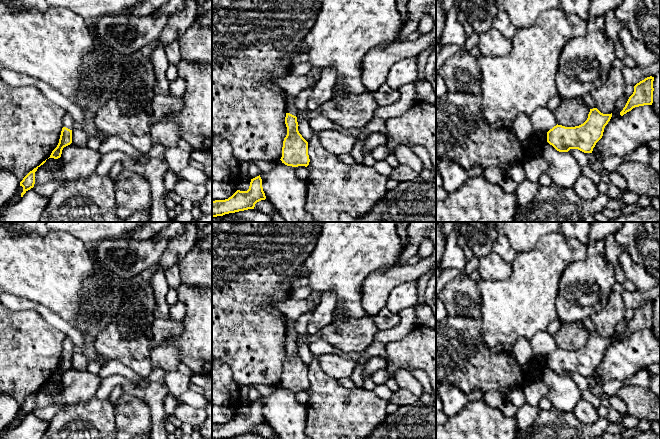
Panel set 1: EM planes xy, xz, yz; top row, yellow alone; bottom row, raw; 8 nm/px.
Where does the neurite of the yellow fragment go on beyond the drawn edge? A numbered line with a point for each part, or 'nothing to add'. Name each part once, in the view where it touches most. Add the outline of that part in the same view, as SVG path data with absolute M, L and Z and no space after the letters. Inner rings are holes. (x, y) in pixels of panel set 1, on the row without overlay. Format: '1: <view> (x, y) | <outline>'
1: yz (543, 344) | M547 331L537 332L529 340L529 342L536 356L547 357L550 353L557 349L554 338L550 336Z

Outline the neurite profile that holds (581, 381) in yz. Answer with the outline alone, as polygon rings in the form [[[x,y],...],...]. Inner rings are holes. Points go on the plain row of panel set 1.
[[[570,373],[568,376],[576,383],[581,392],[589,390],[587,377],[584,377],[578,373]]]

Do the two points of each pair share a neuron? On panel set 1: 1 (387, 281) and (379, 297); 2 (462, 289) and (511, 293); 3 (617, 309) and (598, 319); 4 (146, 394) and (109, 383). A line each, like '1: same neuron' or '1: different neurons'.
1: same neuron
2: different neurons
3: same neuron
4: same neuron

